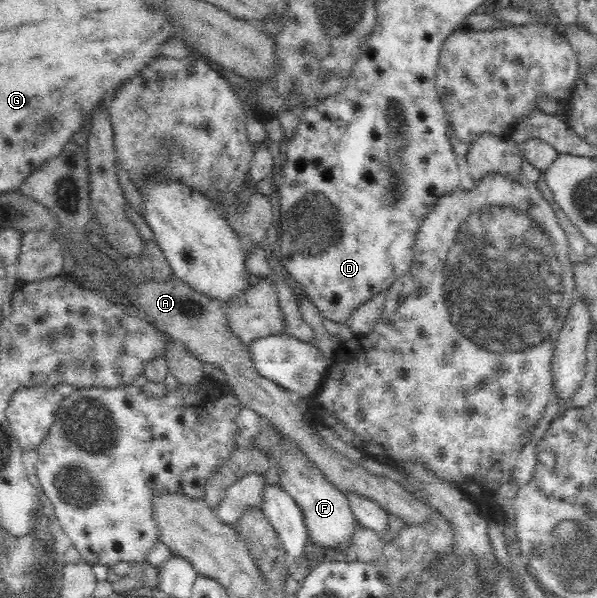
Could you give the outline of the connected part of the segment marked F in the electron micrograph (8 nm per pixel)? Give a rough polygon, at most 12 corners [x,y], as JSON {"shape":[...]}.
{"shape":[[259,415],[254,449],[302,511],[309,540],[348,545],[355,516],[285,434]]}

